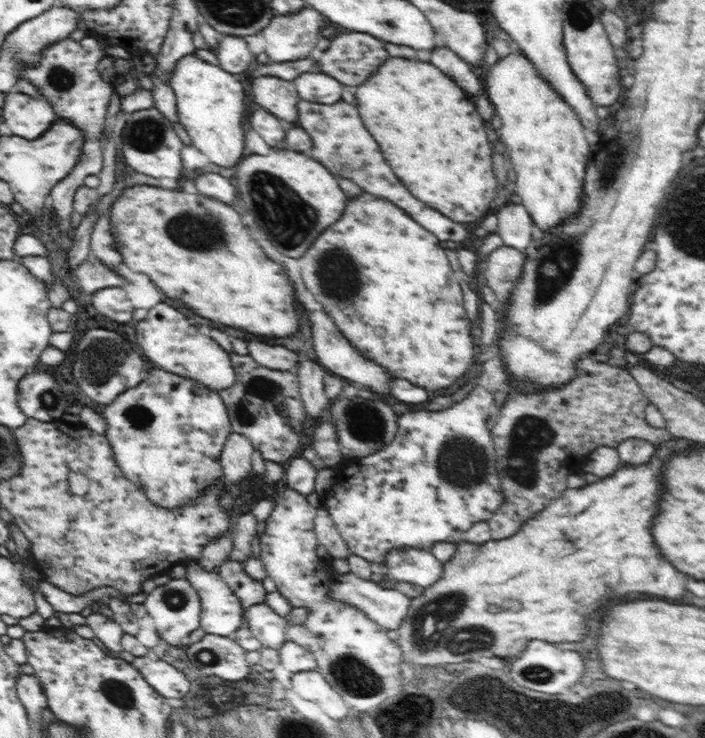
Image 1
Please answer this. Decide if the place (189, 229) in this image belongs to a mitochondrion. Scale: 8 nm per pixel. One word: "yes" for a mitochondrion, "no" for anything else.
yes

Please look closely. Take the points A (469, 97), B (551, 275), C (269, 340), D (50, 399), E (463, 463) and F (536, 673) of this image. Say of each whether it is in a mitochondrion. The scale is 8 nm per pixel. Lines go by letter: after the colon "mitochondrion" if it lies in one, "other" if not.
A: other
B: mitochondrion
C: other
D: mitochondrion
E: mitochondrion
F: mitochondrion

